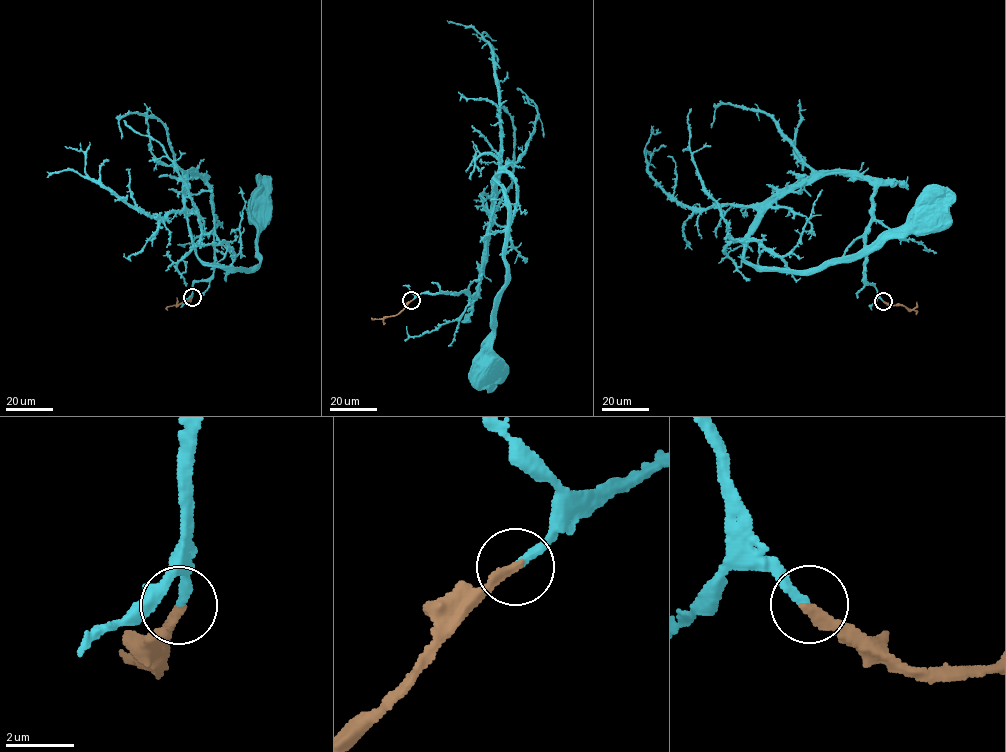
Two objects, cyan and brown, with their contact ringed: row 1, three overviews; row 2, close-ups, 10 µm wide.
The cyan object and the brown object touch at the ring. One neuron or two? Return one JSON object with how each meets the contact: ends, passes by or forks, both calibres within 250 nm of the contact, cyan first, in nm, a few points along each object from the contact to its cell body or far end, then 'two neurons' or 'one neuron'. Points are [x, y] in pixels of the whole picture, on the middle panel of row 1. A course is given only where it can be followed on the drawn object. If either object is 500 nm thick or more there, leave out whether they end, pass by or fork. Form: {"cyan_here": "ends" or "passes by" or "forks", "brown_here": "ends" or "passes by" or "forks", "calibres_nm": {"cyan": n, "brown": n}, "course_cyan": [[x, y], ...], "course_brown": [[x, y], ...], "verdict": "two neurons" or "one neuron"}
{"cyan_here": "ends", "brown_here": "ends", "calibres_nm": {"cyan": 240, "brown": 300}, "course_cyan": [[411, 300], [422, 293], [479, 295], [495, 179], [508, 231], [507, 274], [485, 349], [492, 364]], "course_brown": [[411, 300], [397, 314], [372, 319]], "verdict": "one neuron"}

